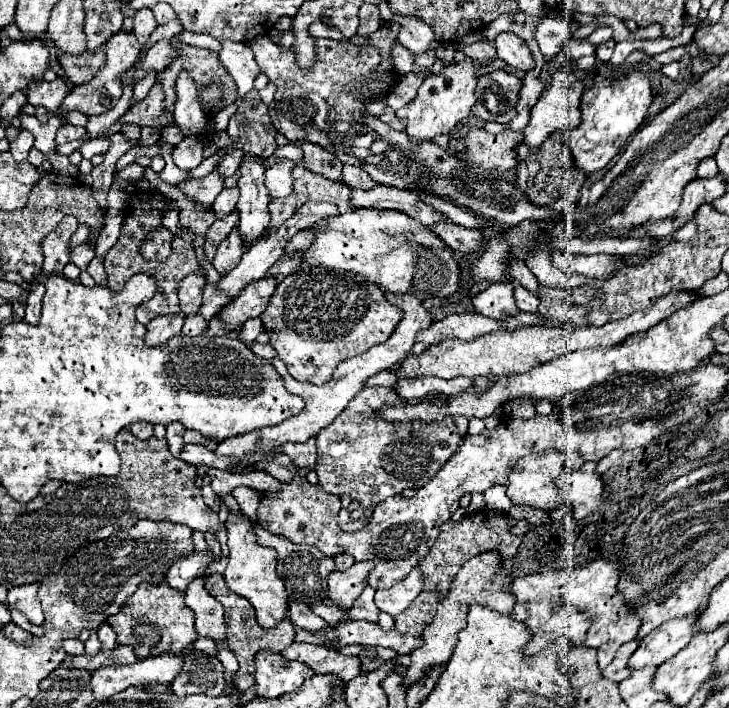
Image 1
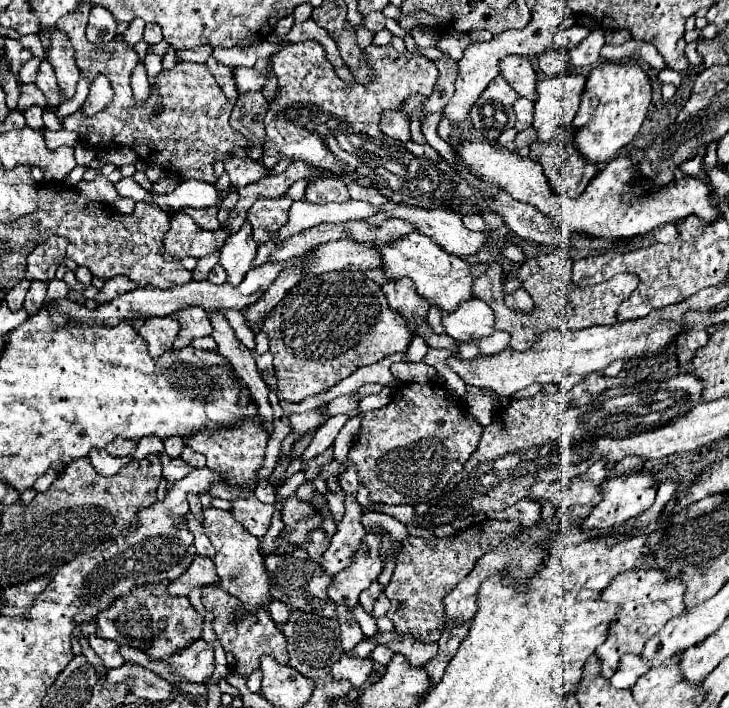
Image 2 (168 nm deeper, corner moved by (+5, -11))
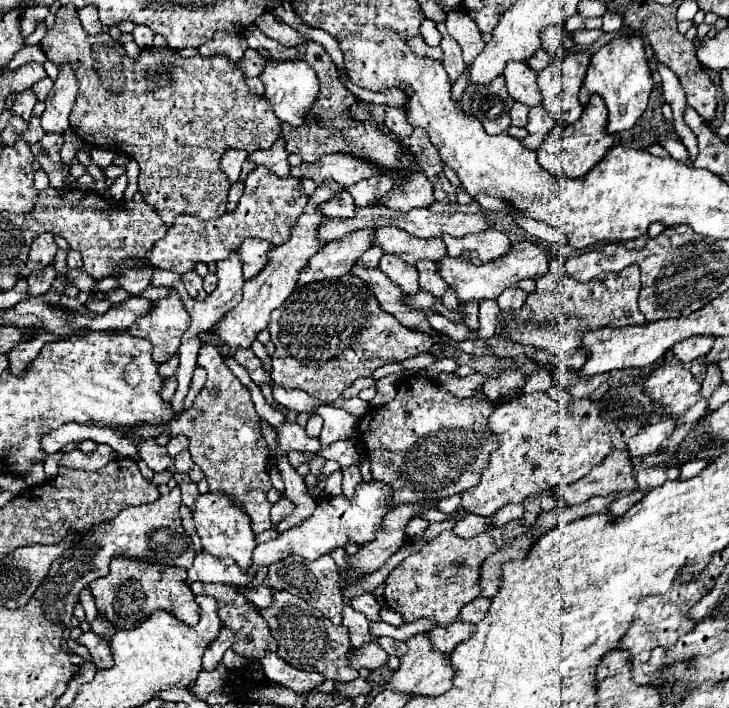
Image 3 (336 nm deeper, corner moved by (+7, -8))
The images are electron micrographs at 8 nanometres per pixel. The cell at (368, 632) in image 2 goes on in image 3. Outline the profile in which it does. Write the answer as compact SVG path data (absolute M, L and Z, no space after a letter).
M383 636L383 638L379 638L377 640L377 644L389 654L389 656L403 656L405 652L407 652L407 644L405 642L399 642L399 640L393 640L393 638L387 638L387 636Z

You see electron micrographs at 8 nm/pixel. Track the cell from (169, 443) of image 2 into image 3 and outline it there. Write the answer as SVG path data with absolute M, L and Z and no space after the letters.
M173 436L165 448L167 448L169 456L177 456L181 450L187 448L187 438L185 436Z

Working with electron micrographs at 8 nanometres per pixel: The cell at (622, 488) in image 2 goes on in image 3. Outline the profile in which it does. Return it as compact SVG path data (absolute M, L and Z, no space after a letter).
M657 466L657 468L643 468L635 474L635 482L645 492L645 488L653 490L667 480L677 480L679 478L679 468L677 466Z

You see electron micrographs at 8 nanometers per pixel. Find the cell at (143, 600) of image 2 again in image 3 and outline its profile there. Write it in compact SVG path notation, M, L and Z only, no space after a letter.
M115 558L111 560L111 570L105 578L97 578L89 584L99 614L113 622L117 628L133 628L147 620L153 610L167 610L175 612L177 618L185 620L185 624L197 624L199 620L199 606L195 602L195 596L191 588L183 582L187 576L185 568L175 568L175 566L161 566L161 564L145 564L139 560L129 560L129 558Z

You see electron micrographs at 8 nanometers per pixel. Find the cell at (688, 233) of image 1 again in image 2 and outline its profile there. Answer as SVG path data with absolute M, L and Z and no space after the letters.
M675 225L659 227L659 229L653 233L653 239L655 239L655 241L661 241L661 243L669 243L669 241L675 241L675 239L677 239L677 229L675 229Z

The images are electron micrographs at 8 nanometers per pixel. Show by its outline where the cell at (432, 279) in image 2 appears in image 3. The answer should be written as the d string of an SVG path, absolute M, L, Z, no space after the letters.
M519 242L519 244L511 246L511 250L505 256L501 256L501 260L491 260L481 266L475 266L475 264L467 262L465 258L451 258L451 256L443 256L441 260L437 260L437 272L457 292L457 298L461 304L467 304L471 300L479 302L479 300L487 300L487 298L495 300L505 288L515 286L517 280L537 278L537 276L545 274L547 268L549 268L549 256L547 256L545 248L535 246L531 242Z

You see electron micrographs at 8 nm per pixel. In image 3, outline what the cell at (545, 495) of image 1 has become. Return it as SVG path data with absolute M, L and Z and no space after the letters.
M613 450L601 464L593 466L591 472L565 486L565 488L555 488L553 494L559 496L561 500L565 500L565 504L573 506L573 504L581 504L585 500L589 500L591 496L609 496L609 494L619 494L621 484L625 486L625 482L617 482L621 478L627 478L631 474L631 464L629 464L629 454L625 450Z

